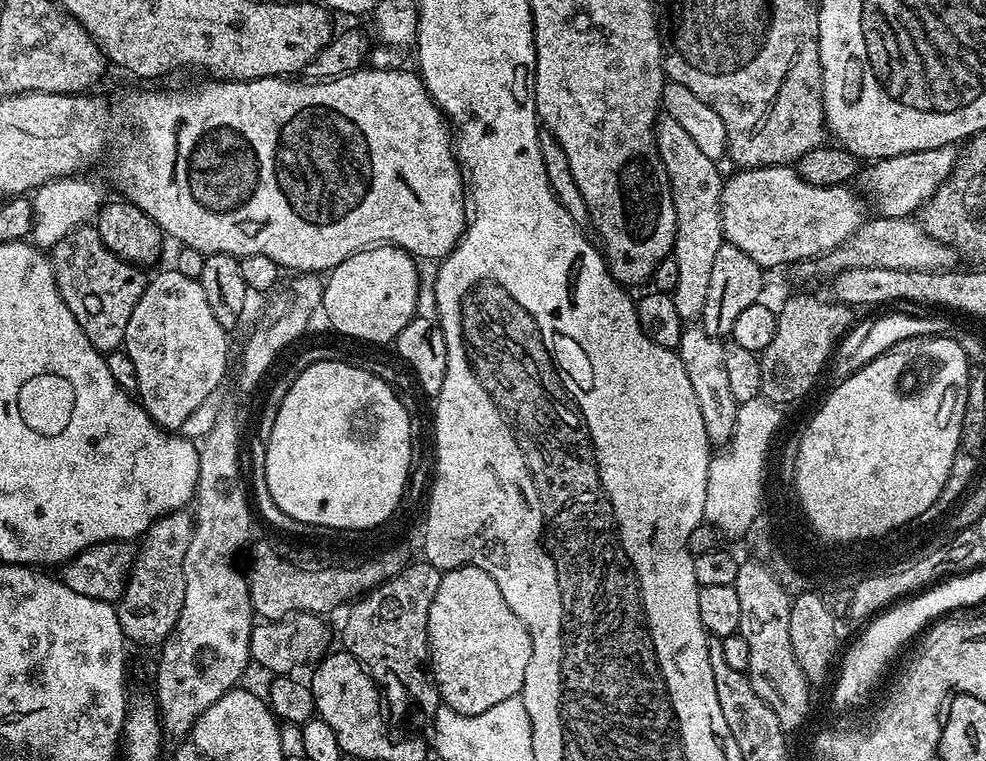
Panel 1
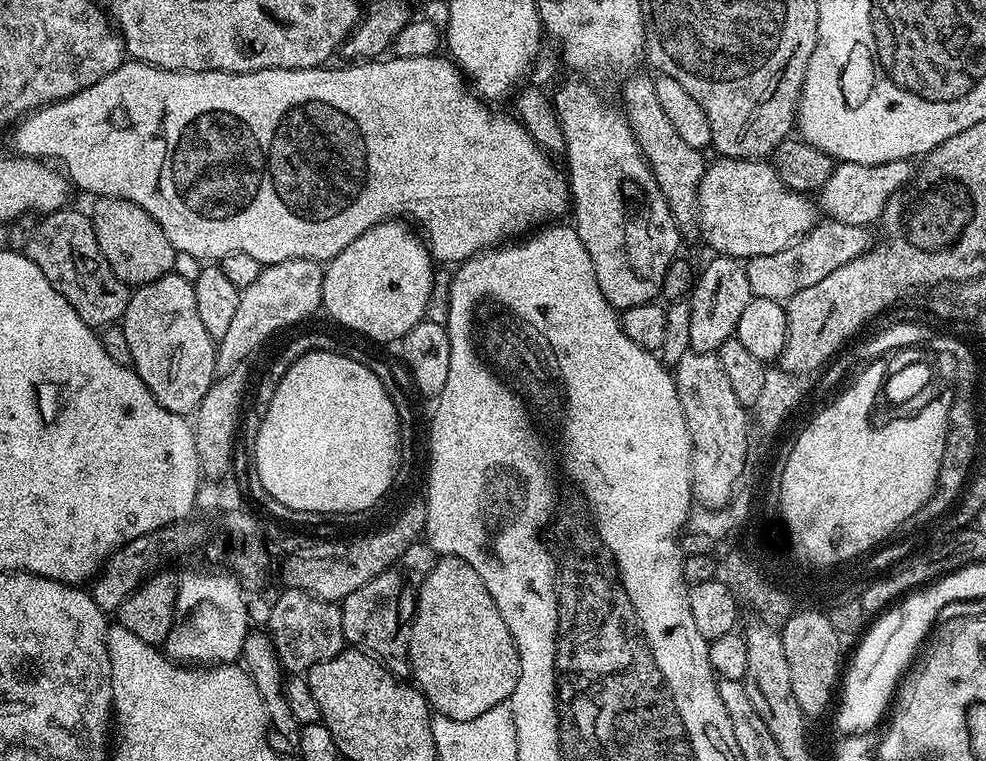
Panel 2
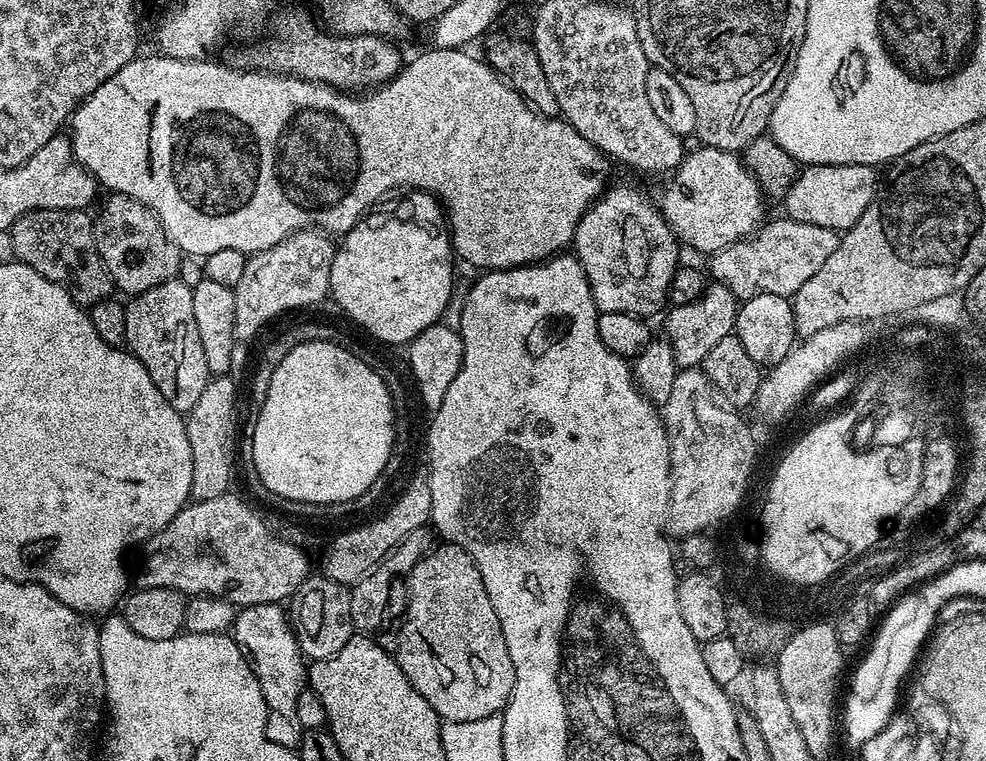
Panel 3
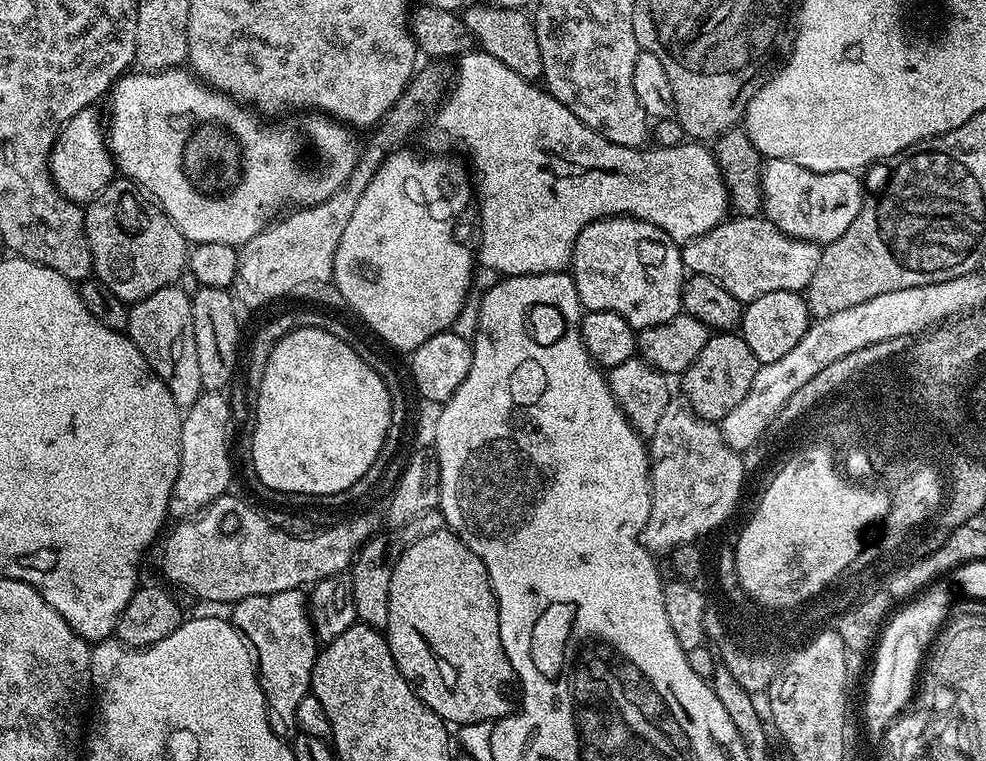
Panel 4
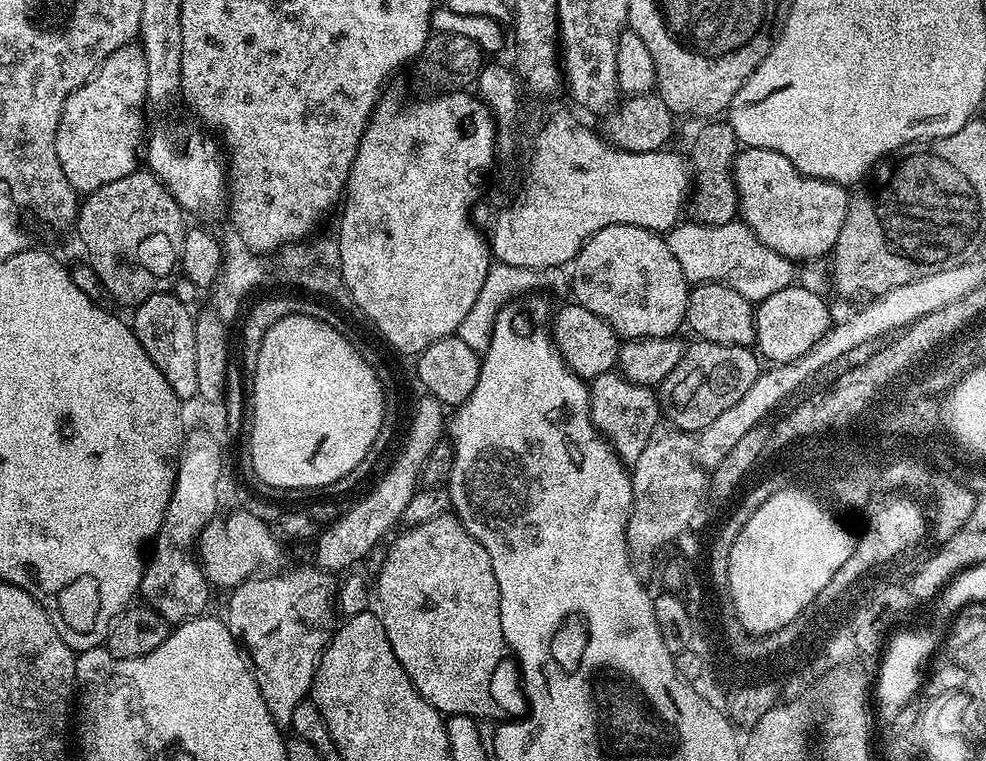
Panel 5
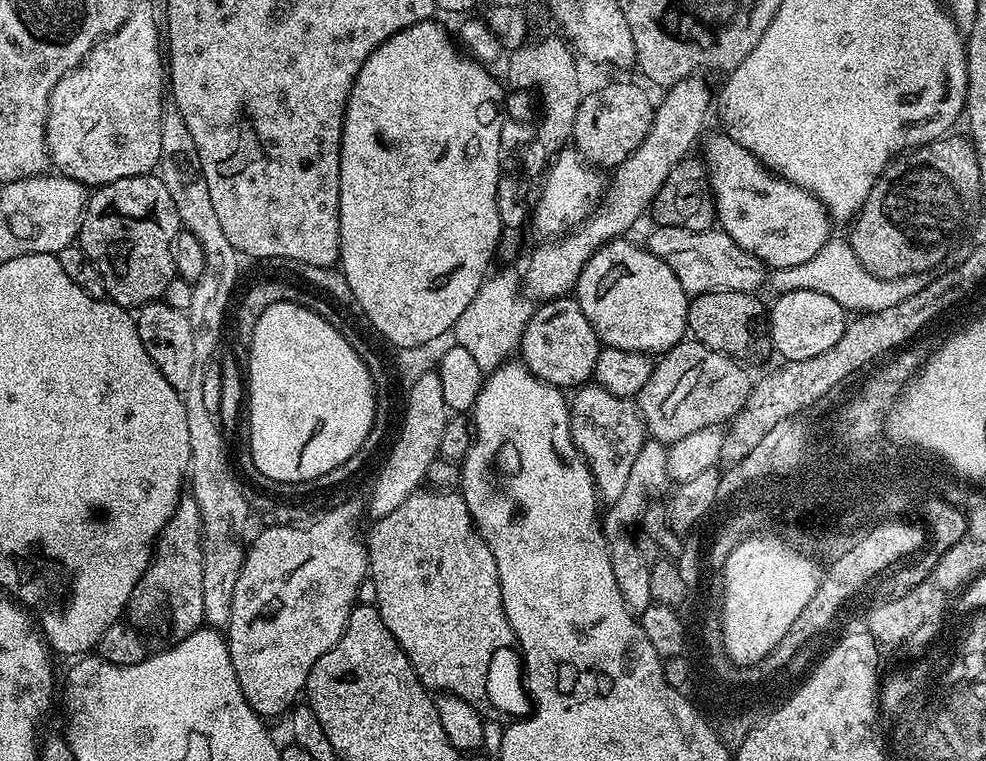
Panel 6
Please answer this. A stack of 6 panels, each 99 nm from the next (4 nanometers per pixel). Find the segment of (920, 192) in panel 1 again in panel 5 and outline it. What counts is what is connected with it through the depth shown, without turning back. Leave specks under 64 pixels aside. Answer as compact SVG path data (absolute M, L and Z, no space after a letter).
M744 148L737 151L736 158L732 161L732 180L740 199L739 219L756 235L758 242L770 246L770 250L793 262L816 262L831 253L832 247L838 242L842 222L846 222L850 192L845 185L804 176L792 165L790 158L765 148Z

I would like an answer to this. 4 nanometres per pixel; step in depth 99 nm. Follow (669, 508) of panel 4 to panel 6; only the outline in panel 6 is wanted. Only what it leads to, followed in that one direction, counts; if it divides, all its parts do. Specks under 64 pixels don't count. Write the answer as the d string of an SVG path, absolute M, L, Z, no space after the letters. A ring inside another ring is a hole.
M649 439L638 450L638 458L634 458L634 467L630 470L630 478L626 481L626 490L622 490L622 498L607 505L602 516L604 531L611 537L608 549L610 550L610 566L614 570L614 582L618 582L618 590L626 602L626 606L633 613L639 614L646 610L646 606L653 603L650 594L650 566L642 560L638 554L636 540L626 533L630 533L637 527L641 517L641 505L644 496L652 492L659 492L665 488L668 479L668 450L659 440ZM616 536L616 537L615 537Z

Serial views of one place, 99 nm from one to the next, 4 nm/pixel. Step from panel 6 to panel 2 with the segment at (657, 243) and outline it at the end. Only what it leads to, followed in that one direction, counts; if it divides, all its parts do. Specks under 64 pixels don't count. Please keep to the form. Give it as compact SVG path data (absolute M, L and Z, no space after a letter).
M837 220L817 223L814 231L786 250L778 250L778 254L753 256L747 261L750 290L753 297L761 296L787 302L798 290L806 290L806 286L814 286L814 282L822 282L826 274L834 274L838 266L846 266L854 258L873 247L874 239L863 224L843 224Z

